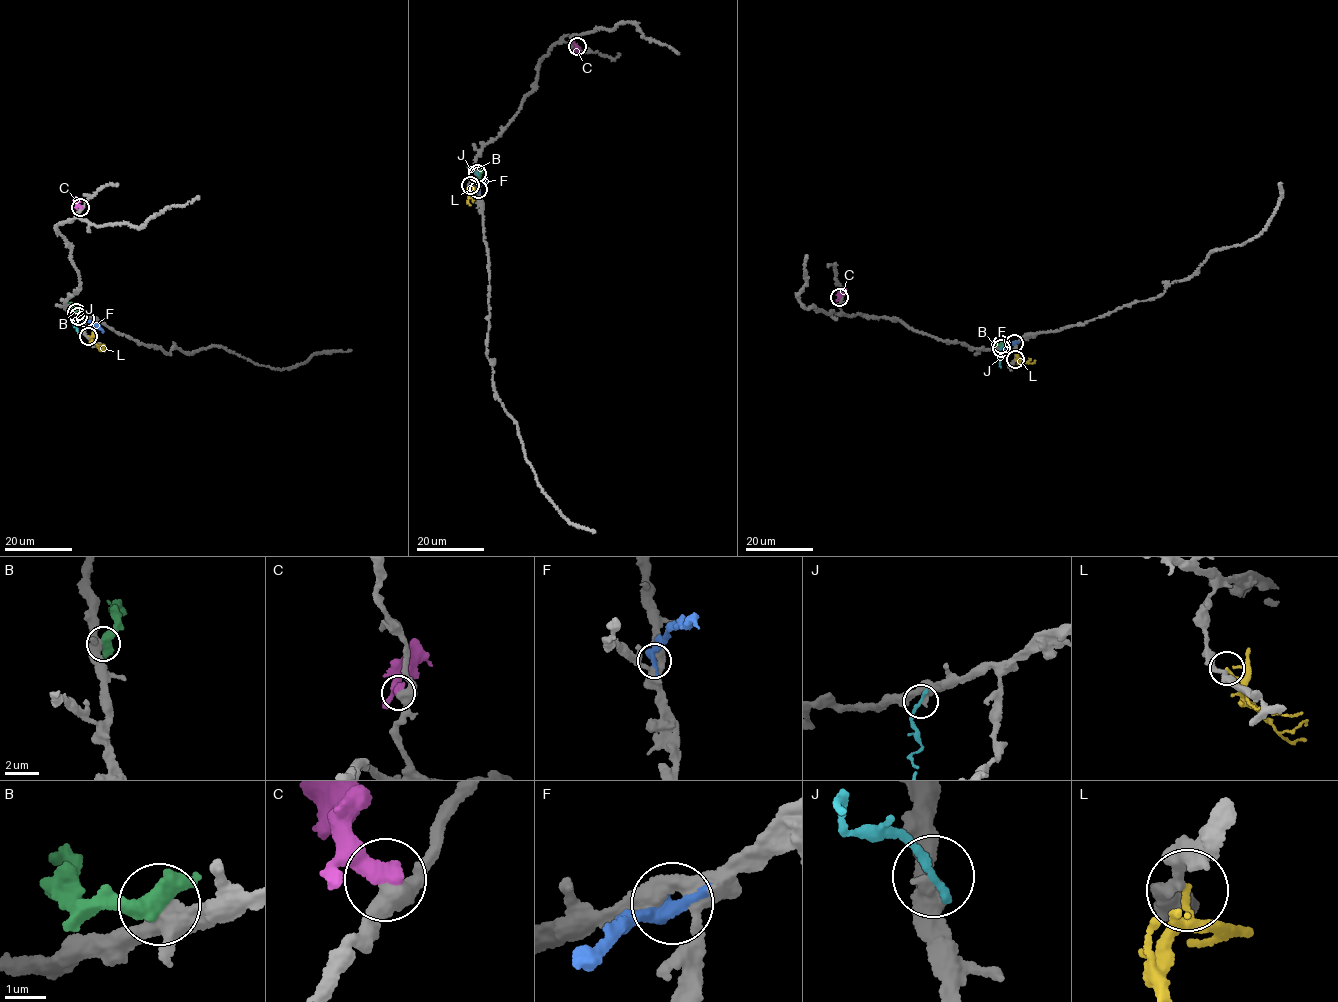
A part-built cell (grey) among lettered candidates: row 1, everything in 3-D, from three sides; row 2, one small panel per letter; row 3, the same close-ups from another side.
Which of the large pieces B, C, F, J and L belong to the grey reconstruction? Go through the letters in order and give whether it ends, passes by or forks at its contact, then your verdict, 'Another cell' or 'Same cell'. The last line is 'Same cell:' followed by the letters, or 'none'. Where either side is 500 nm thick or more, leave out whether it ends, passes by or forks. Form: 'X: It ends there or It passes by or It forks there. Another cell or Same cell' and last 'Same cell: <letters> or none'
B: Another cell
C: Another cell
F: Another cell
J: It ends there. Another cell
L: It ends there. Another cell
Same cell: none

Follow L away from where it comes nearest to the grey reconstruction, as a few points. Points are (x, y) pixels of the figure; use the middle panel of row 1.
L: (471, 184), (470, 205)

